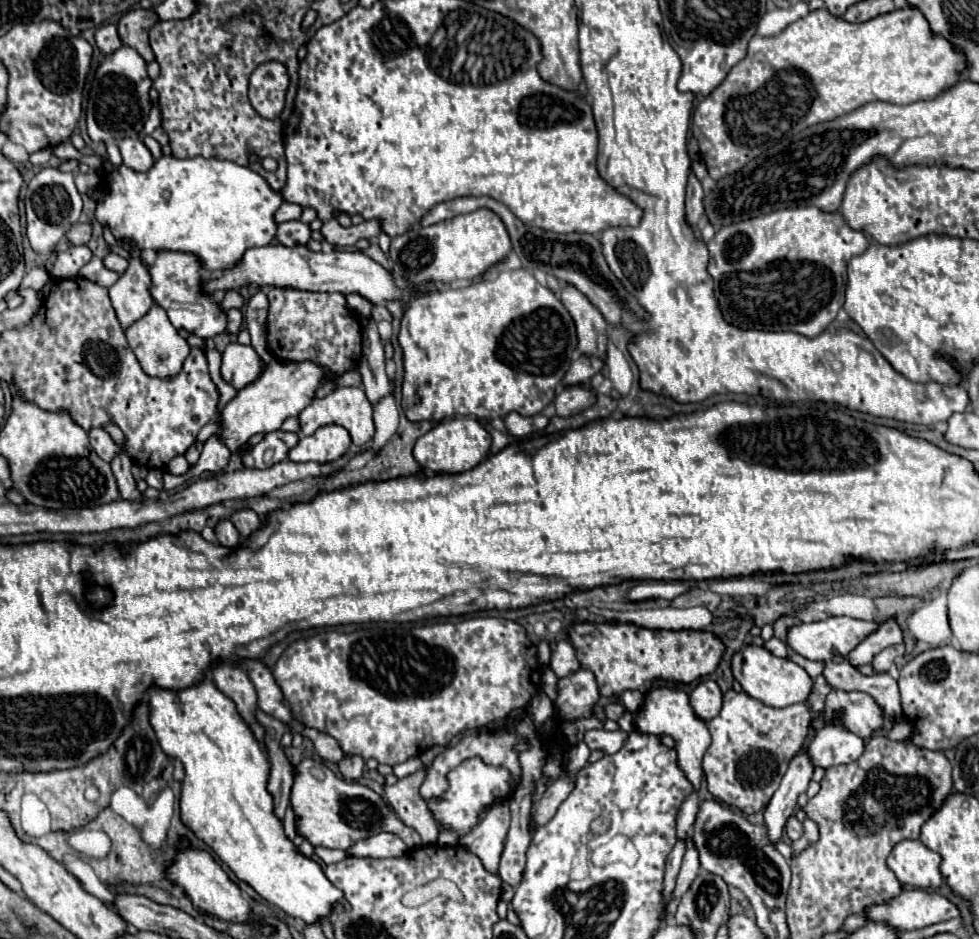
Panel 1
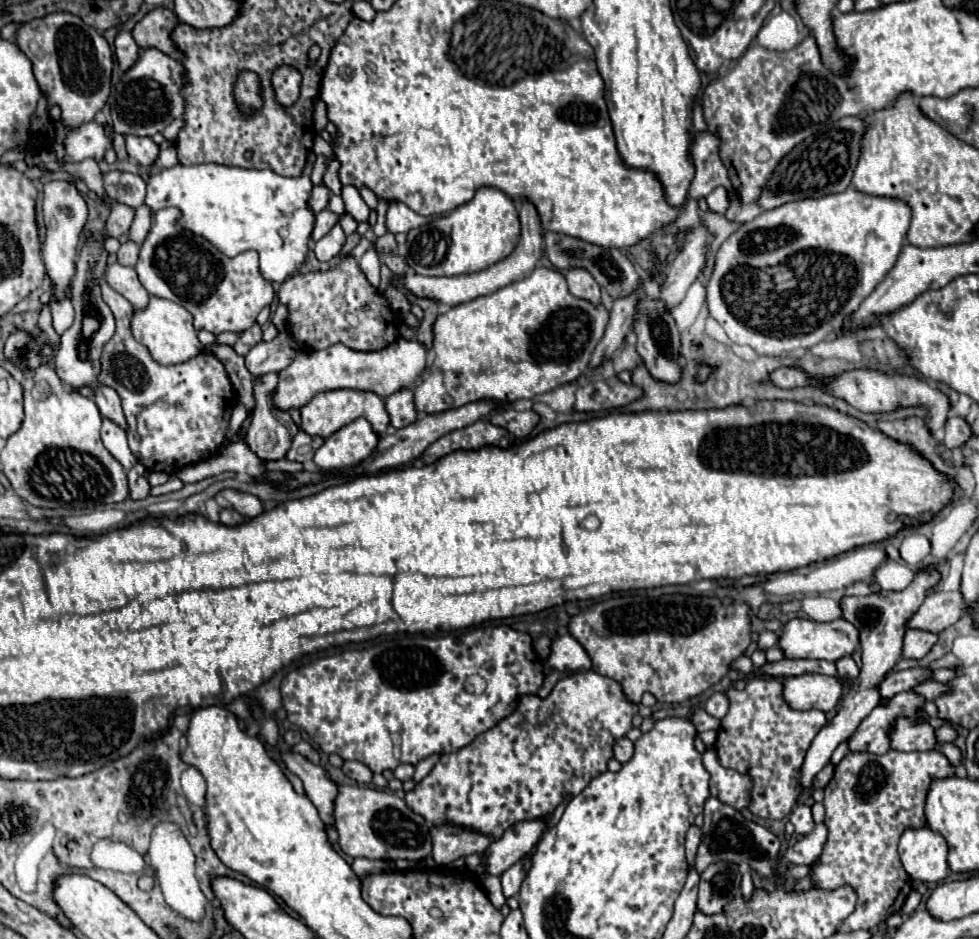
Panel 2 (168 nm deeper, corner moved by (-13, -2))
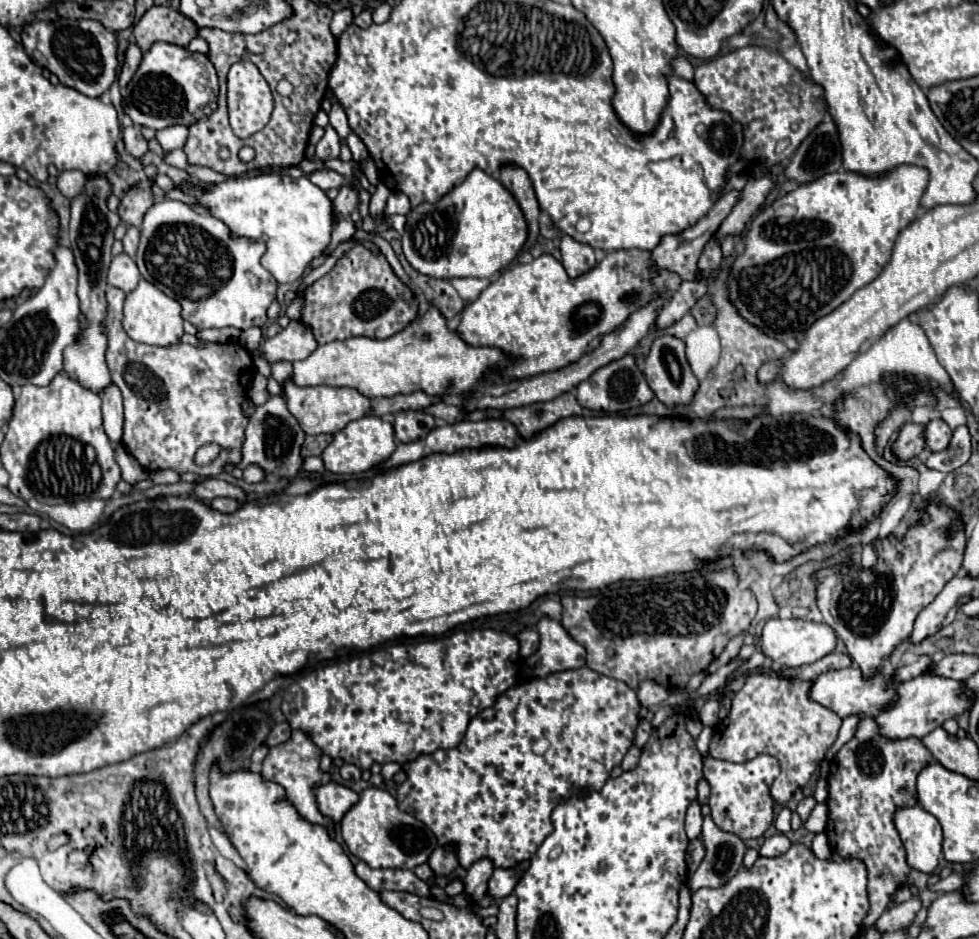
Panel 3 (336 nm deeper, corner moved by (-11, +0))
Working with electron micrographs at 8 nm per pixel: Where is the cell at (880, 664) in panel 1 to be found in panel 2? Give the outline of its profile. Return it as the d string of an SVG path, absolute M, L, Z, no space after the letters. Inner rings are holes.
M908 629L904 635L904 647L902 647L902 657L904 659L922 659L932 645L938 641L938 635L934 633L924 633L918 629Z

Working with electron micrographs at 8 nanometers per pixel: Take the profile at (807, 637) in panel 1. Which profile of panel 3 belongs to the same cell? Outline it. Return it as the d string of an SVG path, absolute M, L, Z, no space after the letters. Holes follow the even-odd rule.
M770 619L762 629L762 653L780 667L800 667L822 659L836 647L836 633L826 623L806 619Z

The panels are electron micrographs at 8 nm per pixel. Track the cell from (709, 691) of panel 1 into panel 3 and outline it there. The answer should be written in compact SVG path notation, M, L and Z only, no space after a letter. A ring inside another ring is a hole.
M706 701L704 703L704 707L700 709L700 721L702 721L702 725L706 725L706 727L716 727L718 725L718 701Z

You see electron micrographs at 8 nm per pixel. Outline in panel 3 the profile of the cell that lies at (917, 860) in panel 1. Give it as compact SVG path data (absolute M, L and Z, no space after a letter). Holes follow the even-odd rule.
M920 805L898 807L894 825L908 853L908 865L922 873L934 873L942 853L942 827L938 819Z

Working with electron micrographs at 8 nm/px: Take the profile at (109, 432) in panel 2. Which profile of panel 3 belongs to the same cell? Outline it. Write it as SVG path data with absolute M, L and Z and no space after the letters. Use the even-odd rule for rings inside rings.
M110 383L104 391L102 391L102 417L104 417L104 429L106 435L110 437L110 441L114 443L114 439L122 441L122 393L120 389Z

